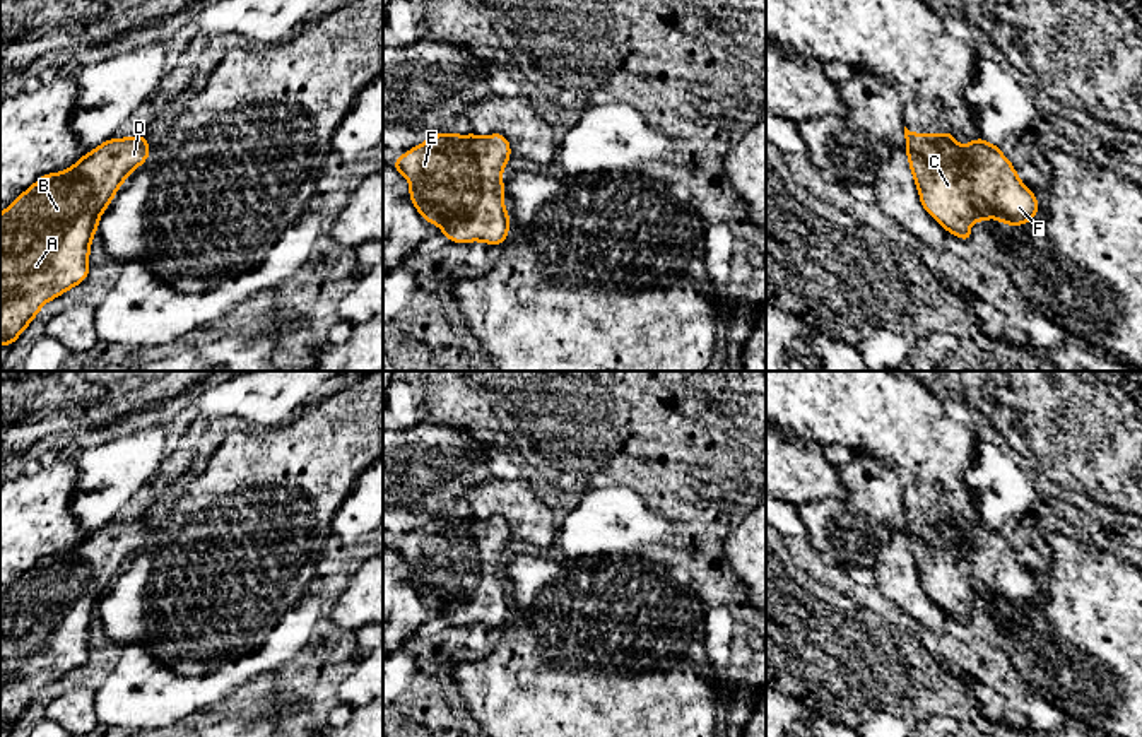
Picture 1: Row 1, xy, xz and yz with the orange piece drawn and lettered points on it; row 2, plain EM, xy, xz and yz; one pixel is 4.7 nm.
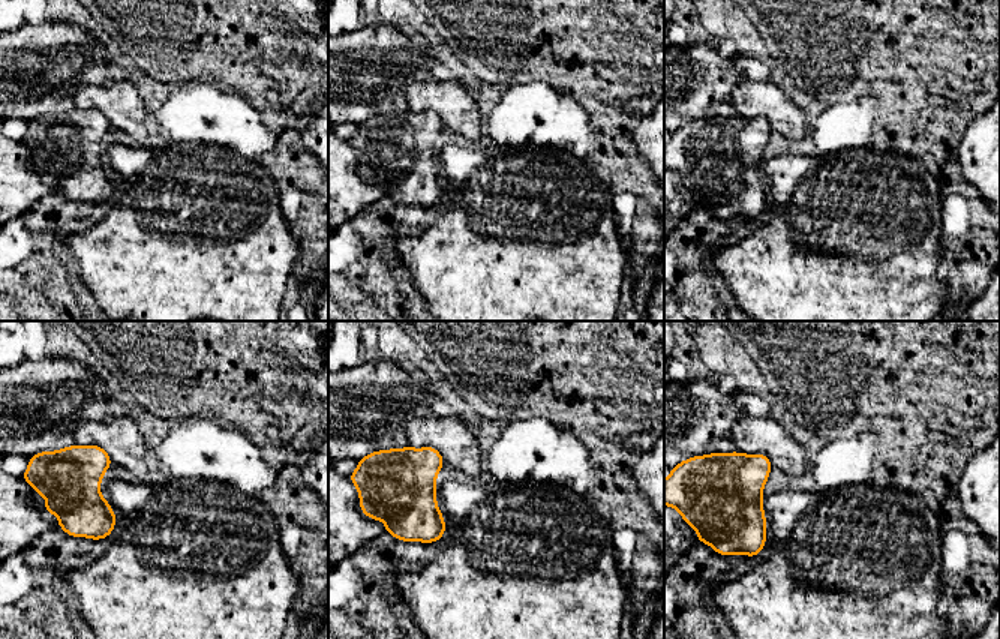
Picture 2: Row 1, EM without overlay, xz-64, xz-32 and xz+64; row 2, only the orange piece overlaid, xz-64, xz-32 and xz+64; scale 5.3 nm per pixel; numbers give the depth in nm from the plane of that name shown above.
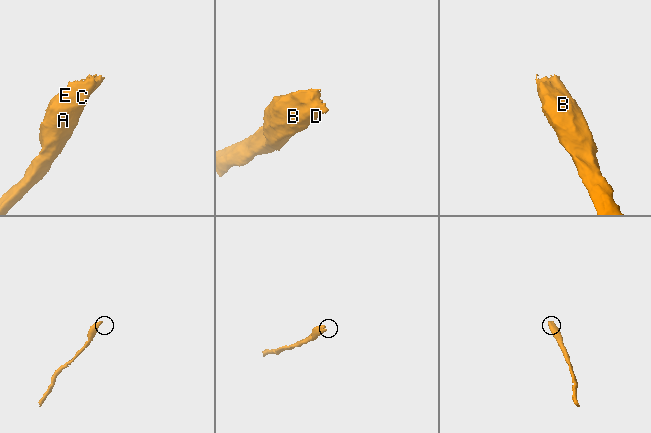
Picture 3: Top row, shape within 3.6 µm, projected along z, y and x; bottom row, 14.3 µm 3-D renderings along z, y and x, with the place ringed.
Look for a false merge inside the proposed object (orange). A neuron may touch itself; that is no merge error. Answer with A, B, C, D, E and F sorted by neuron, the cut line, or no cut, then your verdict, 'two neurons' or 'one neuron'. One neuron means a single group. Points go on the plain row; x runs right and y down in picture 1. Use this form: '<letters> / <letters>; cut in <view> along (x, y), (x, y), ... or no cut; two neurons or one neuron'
A B C D E F; no cut; one neuron

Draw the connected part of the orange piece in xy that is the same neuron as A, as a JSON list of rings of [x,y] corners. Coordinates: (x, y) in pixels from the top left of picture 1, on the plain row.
[[[144,516],[109,522],[63,556],[41,559],[0,597],[0,728],[12,728],[44,686],[87,662],[99,600],[150,534]]]

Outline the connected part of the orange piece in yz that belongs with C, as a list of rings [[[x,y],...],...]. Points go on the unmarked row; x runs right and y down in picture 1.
[[[906,510],[904,522],[923,592],[962,624],[969,626],[974,602],[995,600],[1007,609],[1022,609],[1039,595],[1034,575],[985,522],[961,530],[954,515],[911,516]]]

